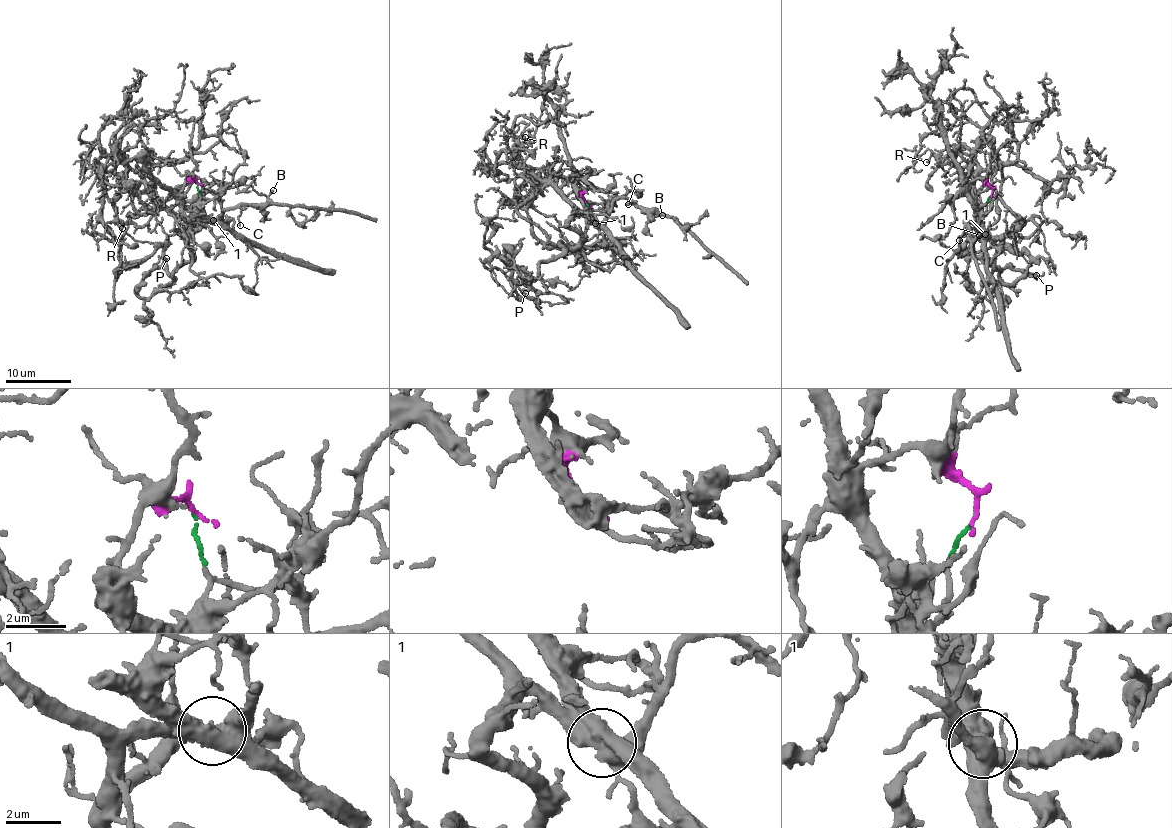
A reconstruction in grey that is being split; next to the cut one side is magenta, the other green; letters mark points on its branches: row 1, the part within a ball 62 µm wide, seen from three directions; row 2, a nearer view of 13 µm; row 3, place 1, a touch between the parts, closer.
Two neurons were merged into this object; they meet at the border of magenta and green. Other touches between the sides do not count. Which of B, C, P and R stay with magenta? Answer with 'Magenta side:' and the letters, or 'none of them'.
Magenta side: none of them

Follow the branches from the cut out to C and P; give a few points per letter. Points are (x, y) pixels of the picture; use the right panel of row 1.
C: (993, 191), (984, 215), (976, 224), (963, 223), (964, 233), (959, 239)
P: (993, 191), (978, 236), (1013, 233), (996, 256), (999, 277), (1036, 276)

